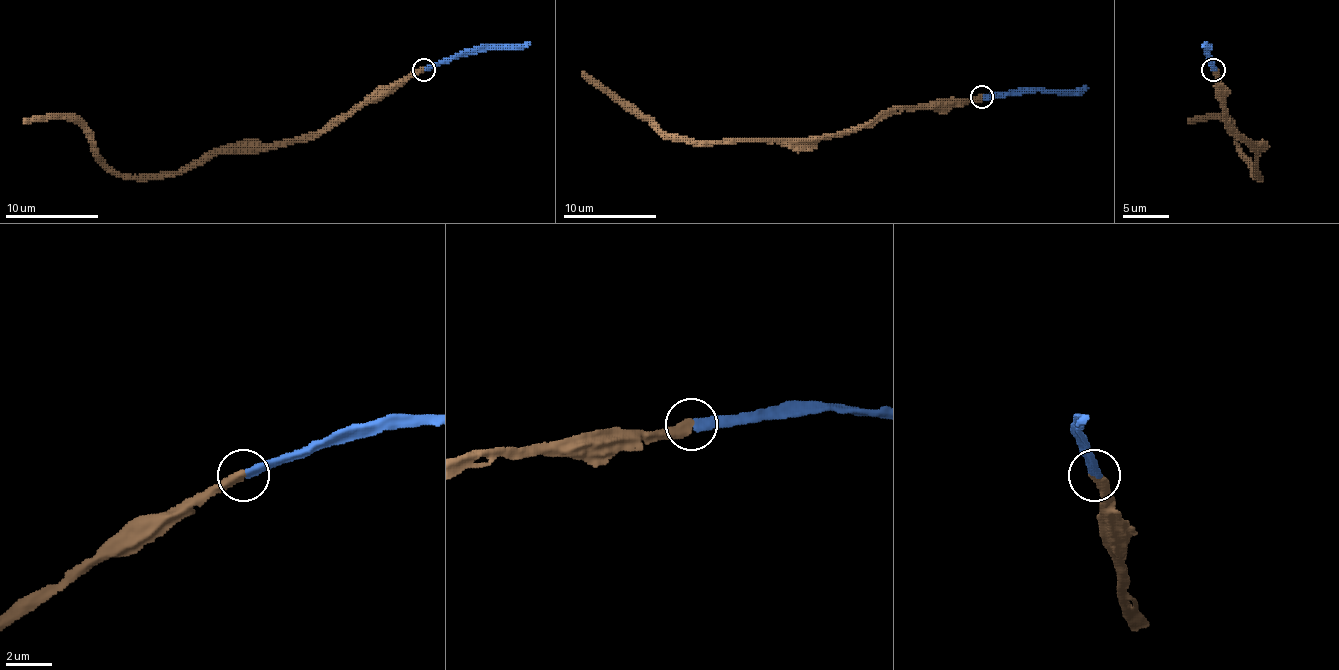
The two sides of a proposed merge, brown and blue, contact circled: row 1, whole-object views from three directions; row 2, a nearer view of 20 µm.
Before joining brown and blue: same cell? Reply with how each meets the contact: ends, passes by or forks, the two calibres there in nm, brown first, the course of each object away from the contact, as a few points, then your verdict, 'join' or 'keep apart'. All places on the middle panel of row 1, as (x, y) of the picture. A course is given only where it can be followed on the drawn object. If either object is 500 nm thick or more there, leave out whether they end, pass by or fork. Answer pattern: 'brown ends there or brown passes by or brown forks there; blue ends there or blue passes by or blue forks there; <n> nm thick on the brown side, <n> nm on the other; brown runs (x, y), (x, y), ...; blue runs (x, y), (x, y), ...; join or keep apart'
brown ends there; blue ends there; 400 nm thick on the brown side, 360 nm on the other; brown runs (981, 97), (891, 109), (874, 123), (828, 136), (673, 141), (631, 106), (622, 106), (582, 71); blue runs (984, 97), (1088, 88); join

